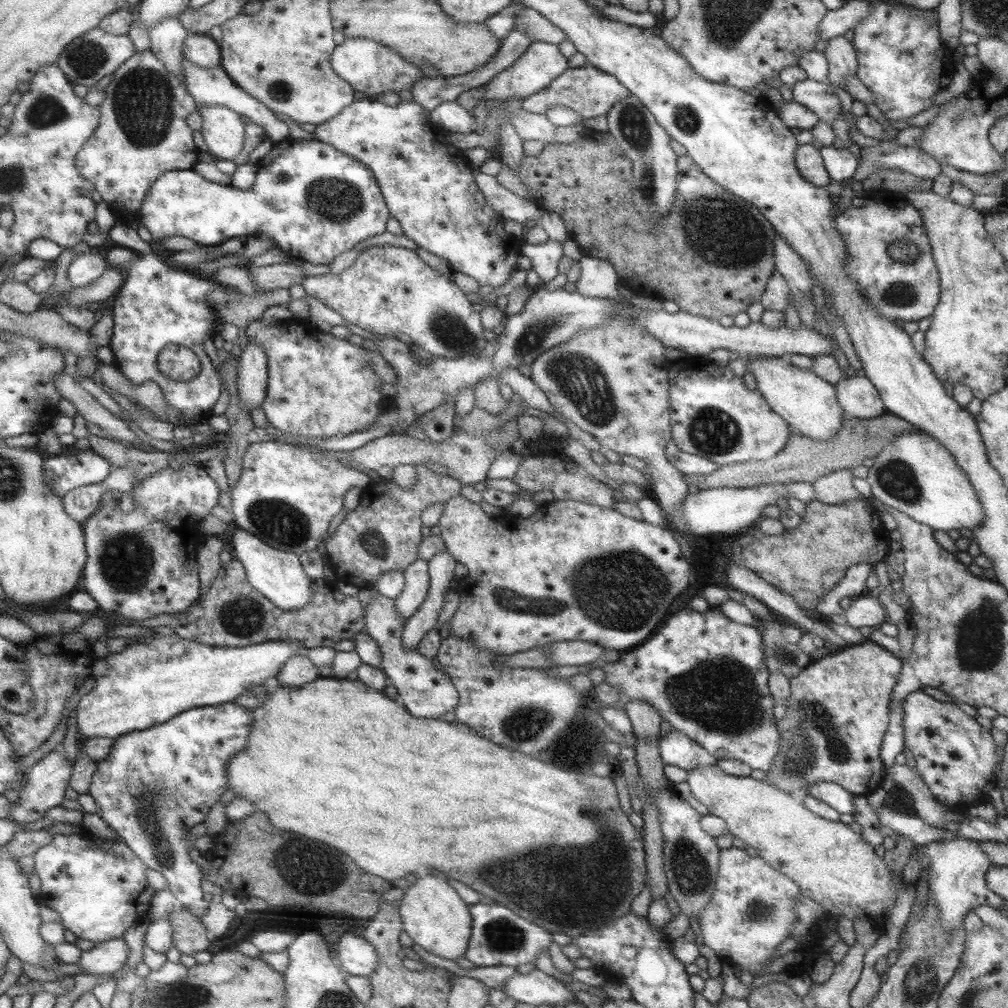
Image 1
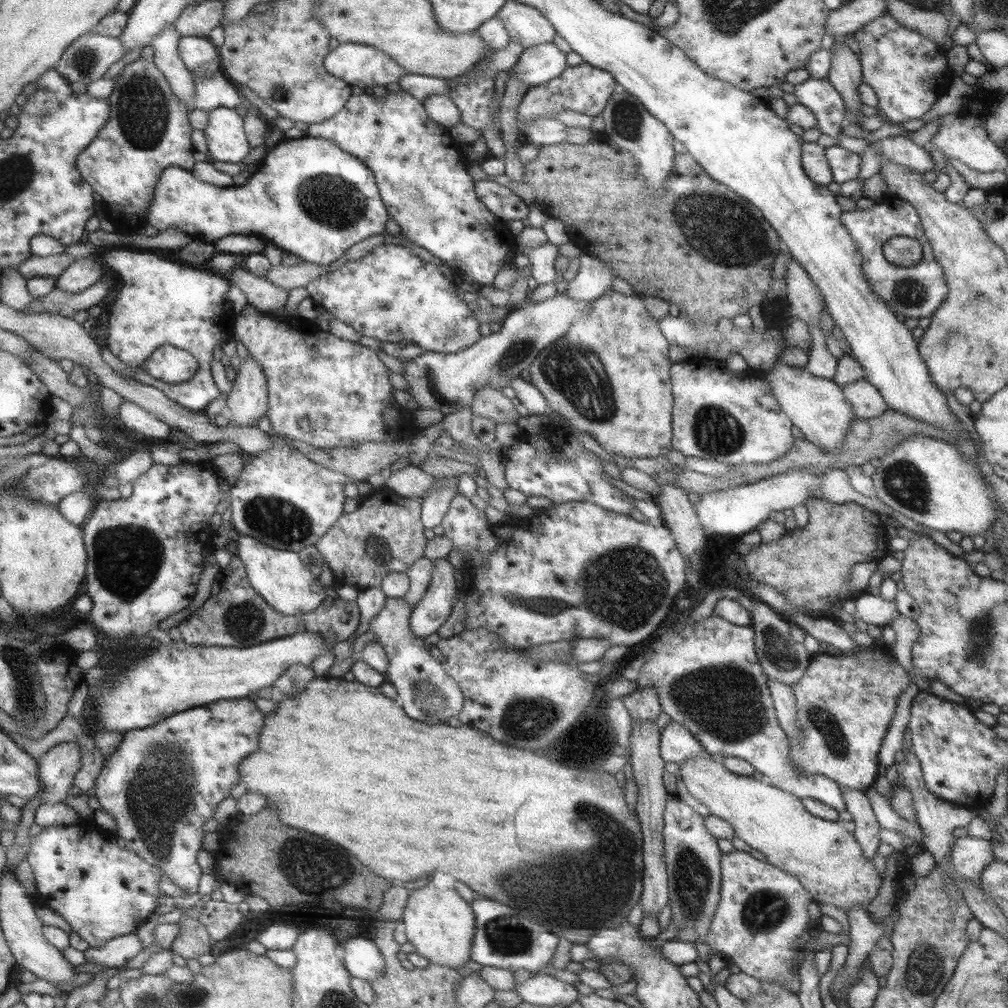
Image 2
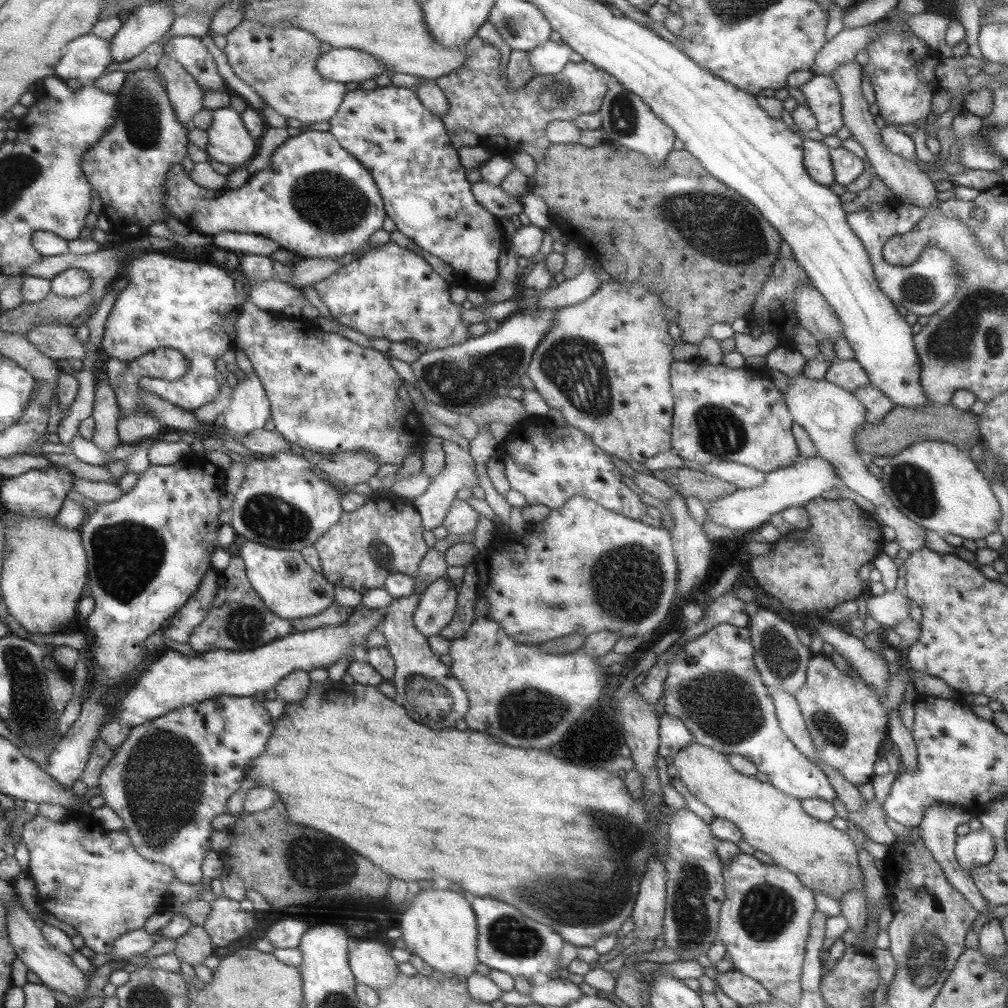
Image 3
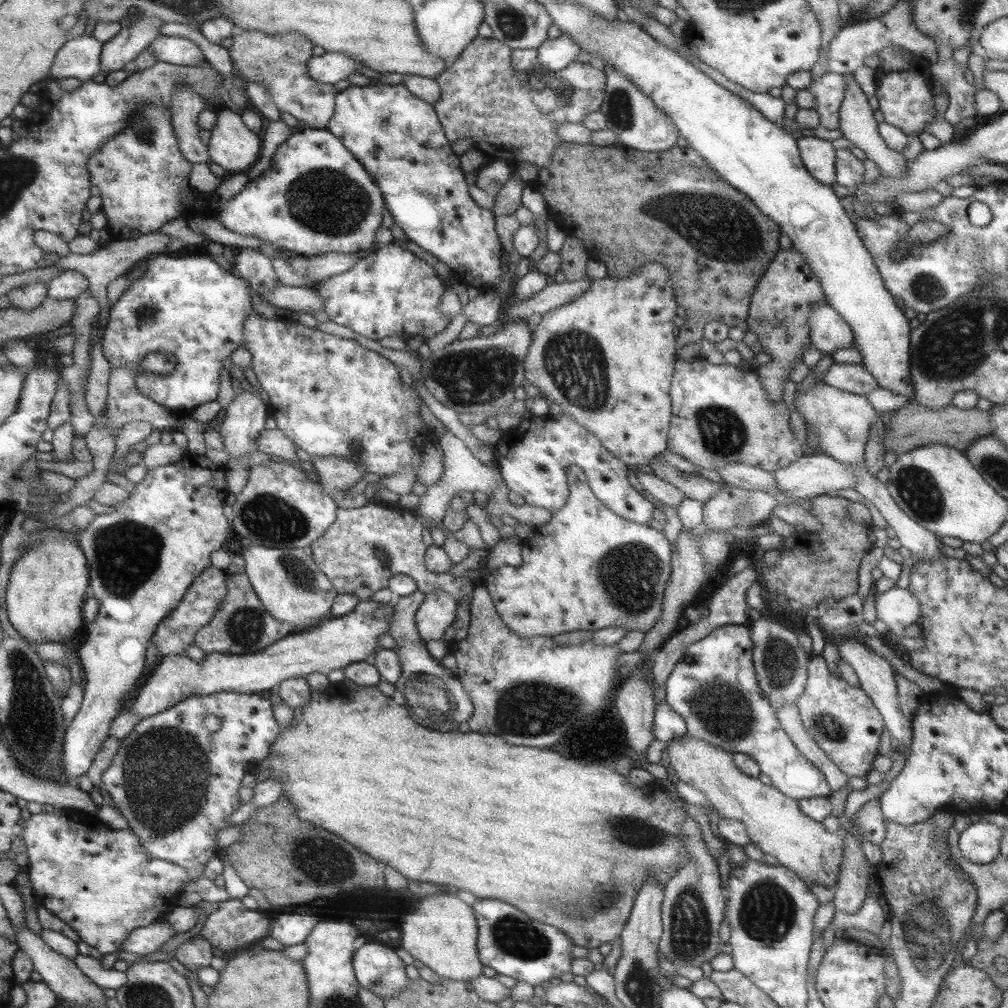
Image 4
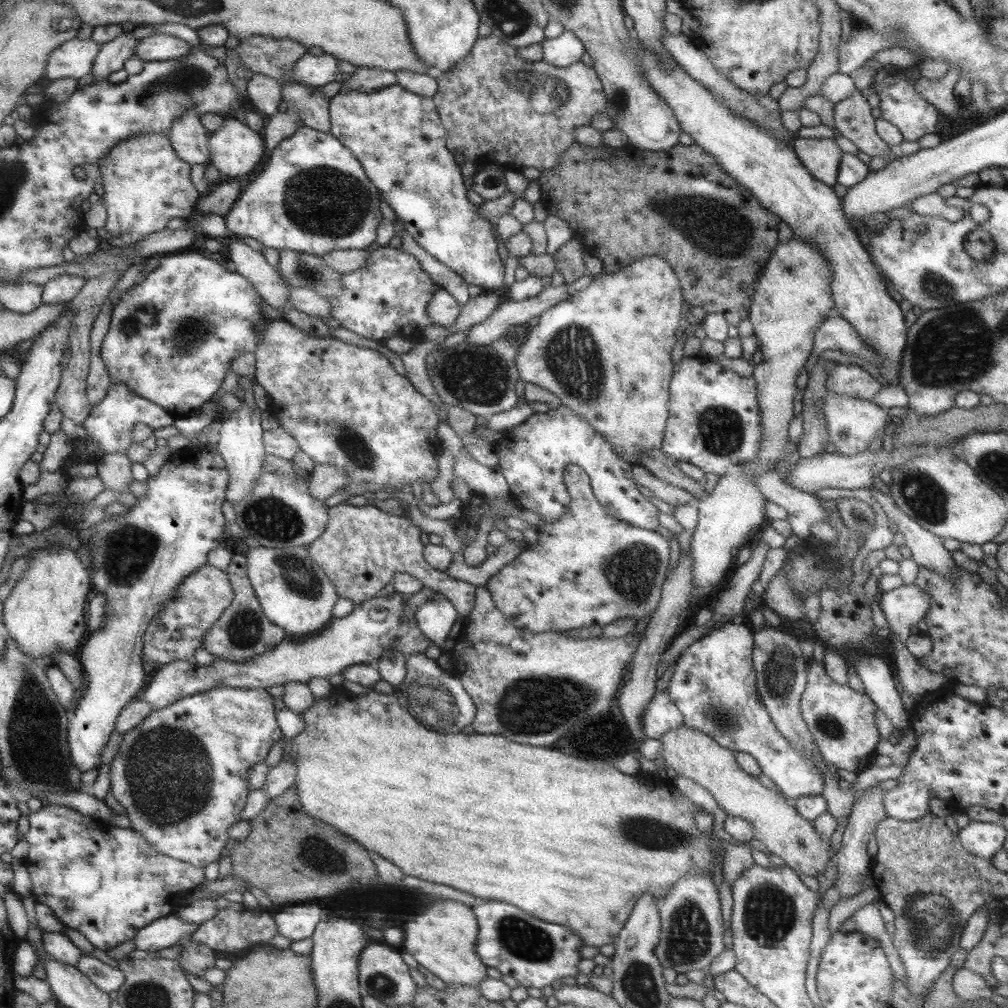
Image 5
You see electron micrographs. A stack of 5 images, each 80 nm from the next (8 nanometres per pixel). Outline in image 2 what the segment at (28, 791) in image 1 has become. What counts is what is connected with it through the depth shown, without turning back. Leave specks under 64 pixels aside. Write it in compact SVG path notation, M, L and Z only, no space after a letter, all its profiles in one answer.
M63 742L55 744L37 762L37 770L42 782L42 790L38 792L36 798L27 800L34 808L43 803L63 802L69 796L69 789L73 786L73 777L79 770L79 748L73 742Z

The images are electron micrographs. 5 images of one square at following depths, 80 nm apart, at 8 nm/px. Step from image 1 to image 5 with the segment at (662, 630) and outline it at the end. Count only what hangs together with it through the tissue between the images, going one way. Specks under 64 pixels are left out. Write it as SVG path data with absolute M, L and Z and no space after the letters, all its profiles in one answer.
M731 622L694 640L676 658L667 694L687 728L707 734L727 750L749 754L785 799L820 795L822 774L775 729L759 699L752 667L752 631L742 623Z

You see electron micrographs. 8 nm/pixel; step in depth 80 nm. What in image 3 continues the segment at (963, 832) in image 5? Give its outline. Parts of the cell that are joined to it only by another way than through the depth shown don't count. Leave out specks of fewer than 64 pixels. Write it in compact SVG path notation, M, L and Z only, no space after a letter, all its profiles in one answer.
M981 828L975 832L967 832L957 836L954 846L954 855L959 866L969 872L971 867L986 865L995 854L993 836Z

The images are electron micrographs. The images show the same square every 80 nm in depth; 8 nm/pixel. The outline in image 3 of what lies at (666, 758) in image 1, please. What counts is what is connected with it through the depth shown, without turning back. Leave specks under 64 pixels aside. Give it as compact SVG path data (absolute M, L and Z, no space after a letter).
M661 714L658 718L659 745L658 756L661 758L673 758L683 750L685 746L695 744L689 730L679 721L679 718L673 718L669 714Z

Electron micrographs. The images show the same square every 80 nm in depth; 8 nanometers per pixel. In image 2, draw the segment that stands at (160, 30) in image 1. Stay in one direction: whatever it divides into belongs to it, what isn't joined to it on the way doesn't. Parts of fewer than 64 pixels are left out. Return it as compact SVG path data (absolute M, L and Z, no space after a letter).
M174 25L156 34L149 46L153 48L152 63L167 79L169 88L188 111L194 109L195 77L179 58L177 44L181 38Z

